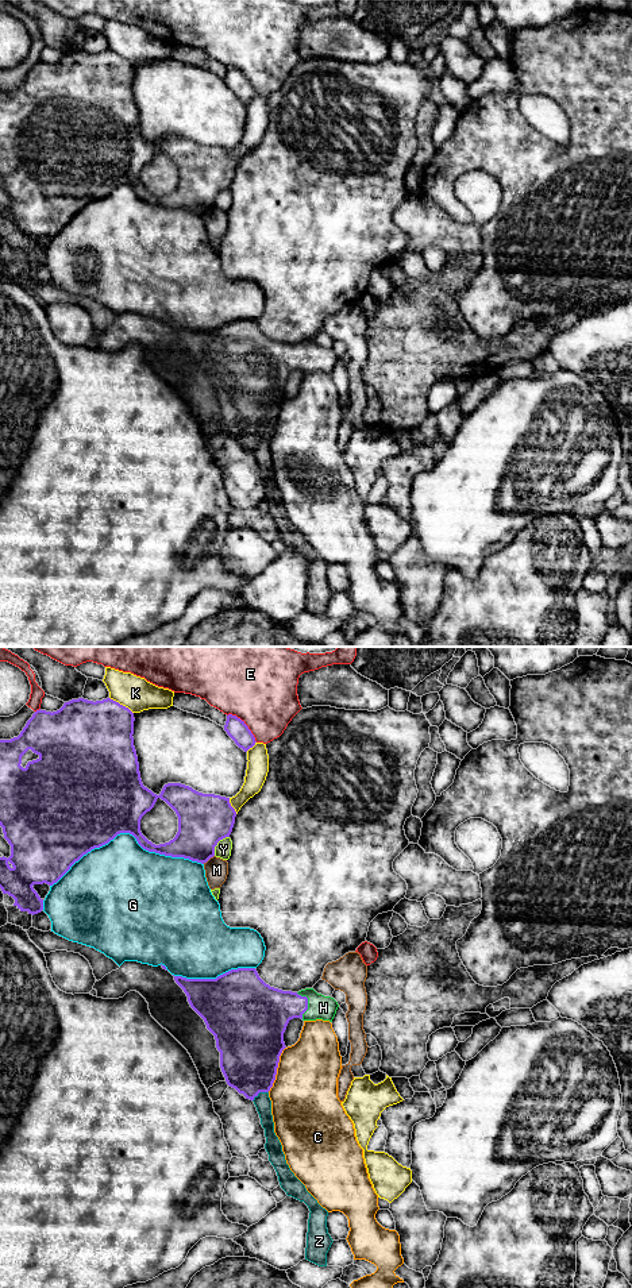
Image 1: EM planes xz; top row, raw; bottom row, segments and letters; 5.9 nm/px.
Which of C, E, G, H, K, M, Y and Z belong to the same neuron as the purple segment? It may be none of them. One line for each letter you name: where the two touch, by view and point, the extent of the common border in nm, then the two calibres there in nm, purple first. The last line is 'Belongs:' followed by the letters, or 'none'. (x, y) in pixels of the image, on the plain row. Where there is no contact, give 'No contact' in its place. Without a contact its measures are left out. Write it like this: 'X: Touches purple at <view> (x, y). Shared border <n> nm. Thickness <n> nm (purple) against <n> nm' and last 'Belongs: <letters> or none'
H: Touches purple at xz (307, 355). Shared border 170 nm. Thickness 300 nm (purple) against 140 nm
Belongs: H

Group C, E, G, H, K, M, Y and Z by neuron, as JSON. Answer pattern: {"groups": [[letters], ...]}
{"groups": [["C"], ["E"], ["G"], ["H"], ["K"], ["M"], ["Y"], ["Z"]]}

